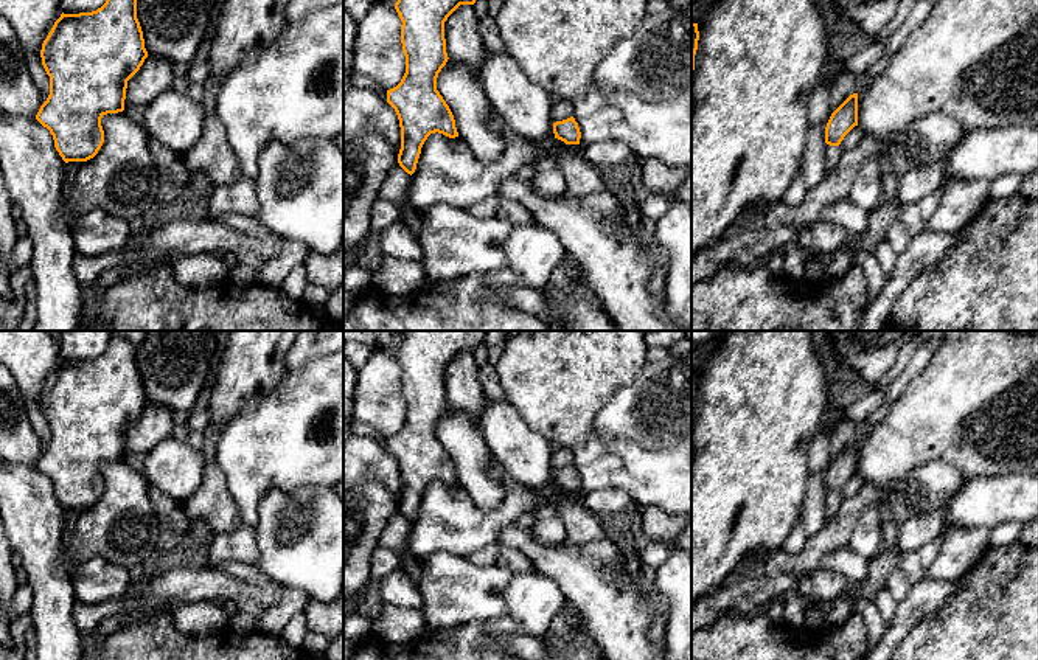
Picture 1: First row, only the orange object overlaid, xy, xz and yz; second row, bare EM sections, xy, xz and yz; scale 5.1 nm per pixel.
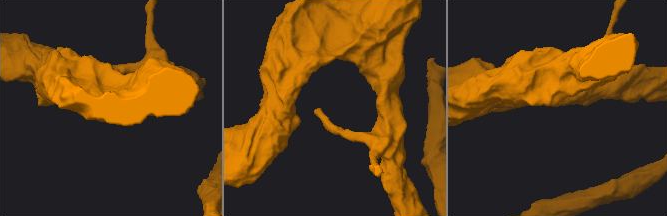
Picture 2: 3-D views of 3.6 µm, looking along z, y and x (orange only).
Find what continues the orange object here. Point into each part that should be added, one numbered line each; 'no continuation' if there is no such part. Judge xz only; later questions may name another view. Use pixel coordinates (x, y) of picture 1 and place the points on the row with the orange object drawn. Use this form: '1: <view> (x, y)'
no continuation

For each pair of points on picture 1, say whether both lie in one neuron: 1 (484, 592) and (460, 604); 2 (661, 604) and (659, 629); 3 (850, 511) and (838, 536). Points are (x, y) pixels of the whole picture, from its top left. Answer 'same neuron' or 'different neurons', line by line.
1: same neuron
2: same neuron
3: same neuron

